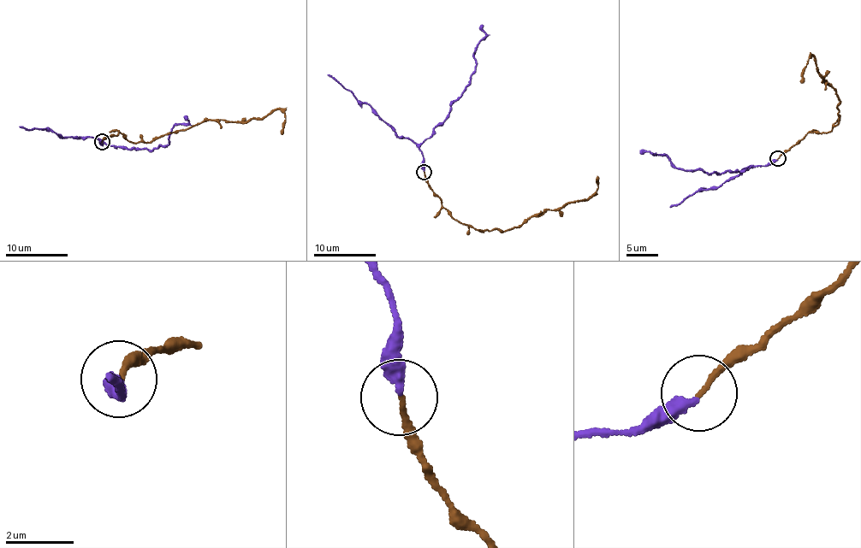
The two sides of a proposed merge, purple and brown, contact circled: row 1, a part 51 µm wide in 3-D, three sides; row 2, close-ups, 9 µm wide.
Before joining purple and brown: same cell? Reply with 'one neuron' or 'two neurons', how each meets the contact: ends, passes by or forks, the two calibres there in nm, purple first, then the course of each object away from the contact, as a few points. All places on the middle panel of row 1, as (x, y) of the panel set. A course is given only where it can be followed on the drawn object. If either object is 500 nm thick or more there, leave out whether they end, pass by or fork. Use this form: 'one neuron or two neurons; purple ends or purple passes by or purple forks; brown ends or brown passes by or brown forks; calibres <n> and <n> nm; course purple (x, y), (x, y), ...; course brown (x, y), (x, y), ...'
two neurons; purple ends; brown ends; calibres 340 and 160 nm; course purple (424, 172), (418, 147), (470, 82), (477, 44), (485, 36), (479, 26); course brown (424, 172), (448, 214), (462, 224), (485, 231), (519, 227), (531, 217), (589, 198), (596, 191), (596, 176)

